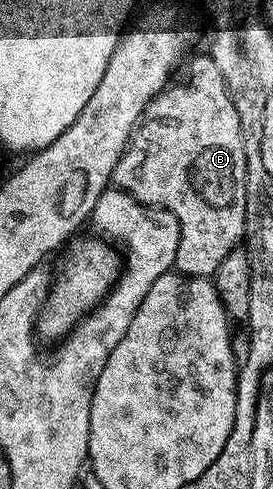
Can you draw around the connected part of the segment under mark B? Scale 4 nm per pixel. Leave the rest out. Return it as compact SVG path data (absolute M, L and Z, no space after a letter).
M210 54L193 56L182 69L183 80L176 79L168 84L145 106L135 133L129 138L122 158L117 162L113 184L142 204L168 208L181 226L181 242L177 246L174 271L185 276L211 278L217 266L221 266L225 254L240 247L243 240L247 163L241 122L237 118L237 110L233 110L233 102L229 102L229 90L225 90L225 78L221 78L217 62L213 62Z

